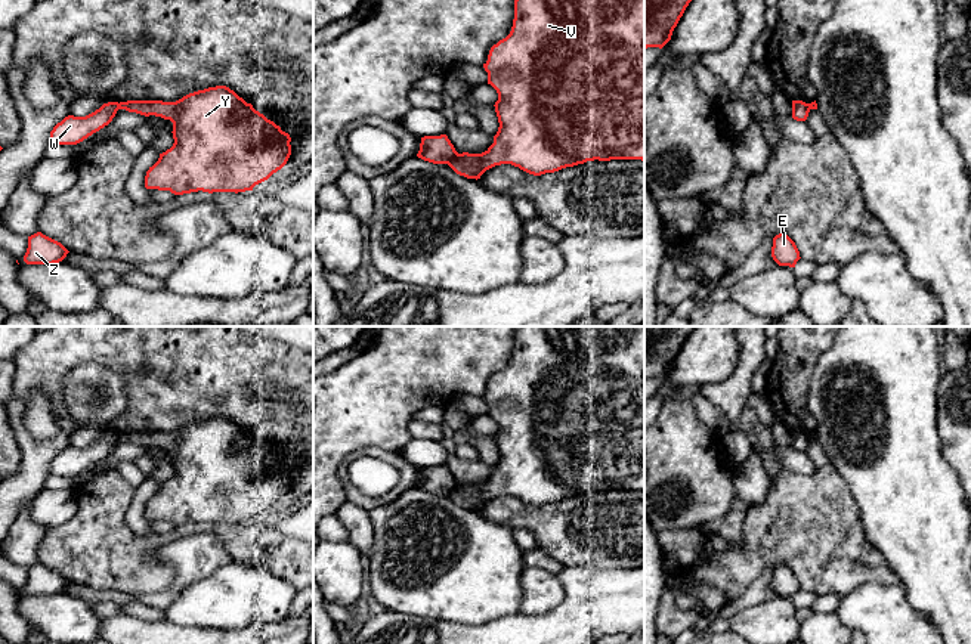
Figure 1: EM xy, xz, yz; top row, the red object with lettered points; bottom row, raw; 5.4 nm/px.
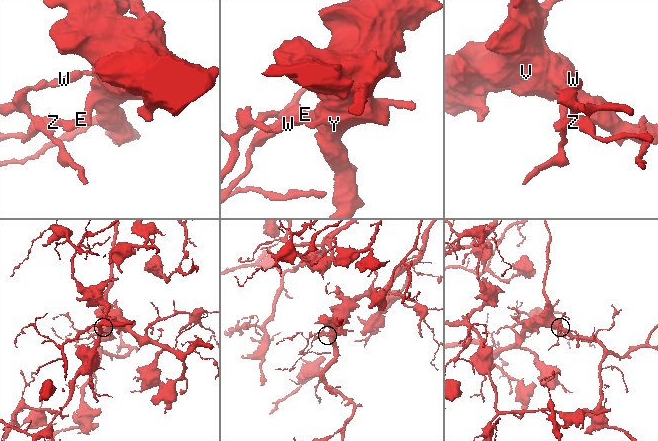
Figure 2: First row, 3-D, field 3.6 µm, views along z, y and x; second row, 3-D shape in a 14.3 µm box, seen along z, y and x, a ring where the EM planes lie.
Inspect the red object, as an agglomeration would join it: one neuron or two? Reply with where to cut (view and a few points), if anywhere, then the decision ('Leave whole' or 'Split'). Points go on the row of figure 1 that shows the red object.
Split along xz (458, 154), (448, 164). Split

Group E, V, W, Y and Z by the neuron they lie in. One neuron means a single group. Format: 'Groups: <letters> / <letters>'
Groups: E V Y Z / W

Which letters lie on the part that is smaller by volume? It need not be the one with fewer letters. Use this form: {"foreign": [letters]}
{"foreign": ["W"]}

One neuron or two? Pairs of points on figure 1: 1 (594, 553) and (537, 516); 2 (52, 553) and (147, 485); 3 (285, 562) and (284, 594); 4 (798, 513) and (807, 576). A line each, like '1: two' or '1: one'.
1: one
2: two
3: two
4: one

